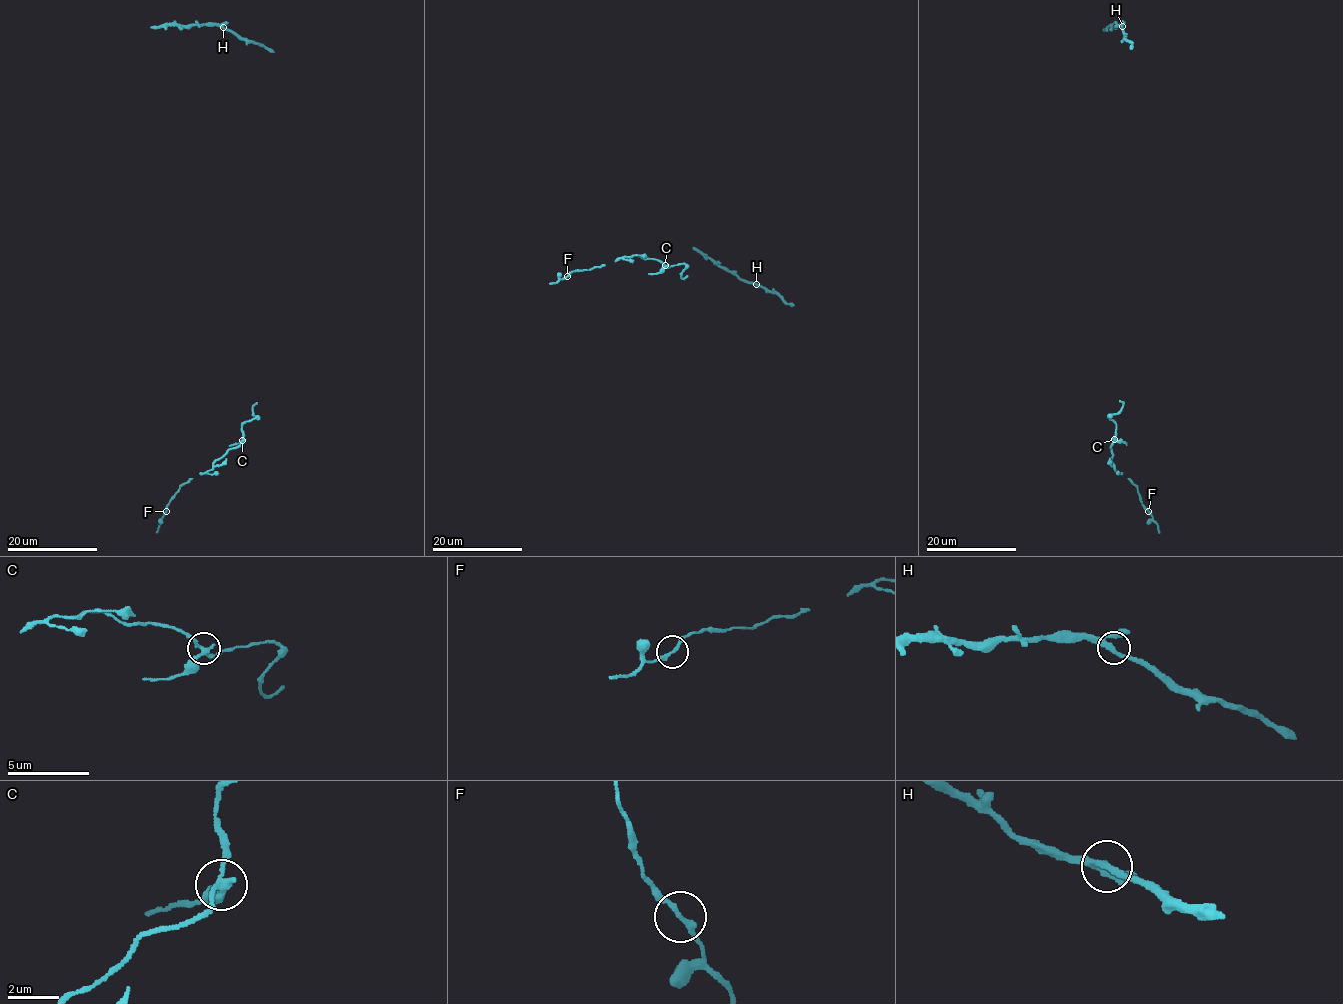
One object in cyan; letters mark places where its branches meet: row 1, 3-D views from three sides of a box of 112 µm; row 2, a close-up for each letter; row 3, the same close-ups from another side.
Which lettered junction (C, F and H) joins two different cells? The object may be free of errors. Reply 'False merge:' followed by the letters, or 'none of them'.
False merge: C

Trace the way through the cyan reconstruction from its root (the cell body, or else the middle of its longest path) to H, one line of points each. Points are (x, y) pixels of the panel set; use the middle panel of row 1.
H: (790, 303), (784, 303), (776, 293), (756, 284)

